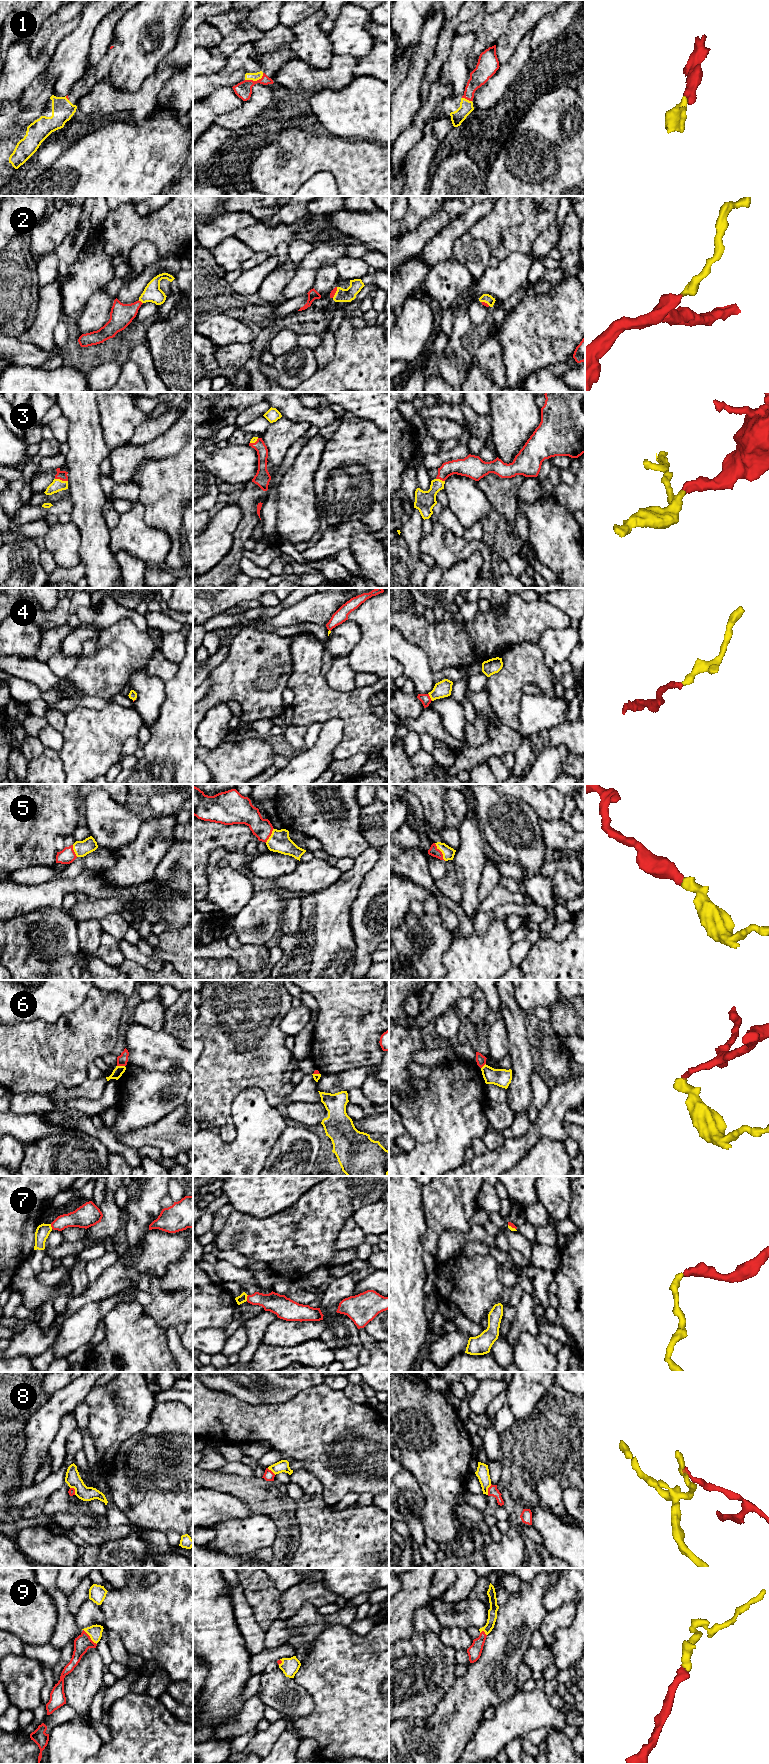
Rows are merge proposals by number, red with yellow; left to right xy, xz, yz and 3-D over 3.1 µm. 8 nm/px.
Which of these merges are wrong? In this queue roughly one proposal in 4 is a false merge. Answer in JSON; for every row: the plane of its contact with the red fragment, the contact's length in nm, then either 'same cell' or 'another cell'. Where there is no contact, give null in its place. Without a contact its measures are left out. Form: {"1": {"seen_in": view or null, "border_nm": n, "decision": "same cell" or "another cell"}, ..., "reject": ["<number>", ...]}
{"1": {"seen_in": "xz", "border_nm": 160, "decision": "same cell"}, "2": {"seen_in": "xy", "border_nm": 50, "decision": "same cell"}, "3": {"seen_in": "xy", "border_nm": 110, "decision": "same cell"}, "4": {"seen_in": "yz", "border_nm": 70, "decision": "same cell"}, "5": {"seen_in": "yz", "border_nm": 170, "decision": "same cell"}, "6": {"seen_in": "xy", "border_nm": 60, "decision": "another cell"}, "7": {"seen_in": "xz", "border_nm": 50, "decision": "same cell"}, "8": {"seen_in": "yz", "border_nm": 90, "decision": "another cell"}, "9": {"seen_in": "xy", "border_nm": 170, "decision": "same cell"}, "reject": ["6", "8"]}

